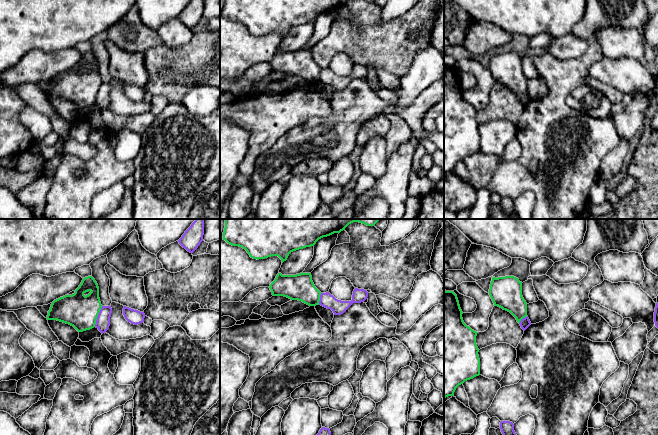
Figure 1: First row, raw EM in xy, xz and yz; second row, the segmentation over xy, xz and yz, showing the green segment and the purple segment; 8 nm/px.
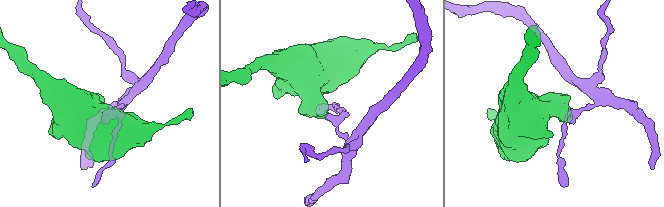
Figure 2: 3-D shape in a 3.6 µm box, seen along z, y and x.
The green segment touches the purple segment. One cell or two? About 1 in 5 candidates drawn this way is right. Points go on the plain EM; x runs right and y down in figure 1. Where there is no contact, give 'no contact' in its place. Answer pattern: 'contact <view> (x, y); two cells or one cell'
contact xy (97, 92); two cells

